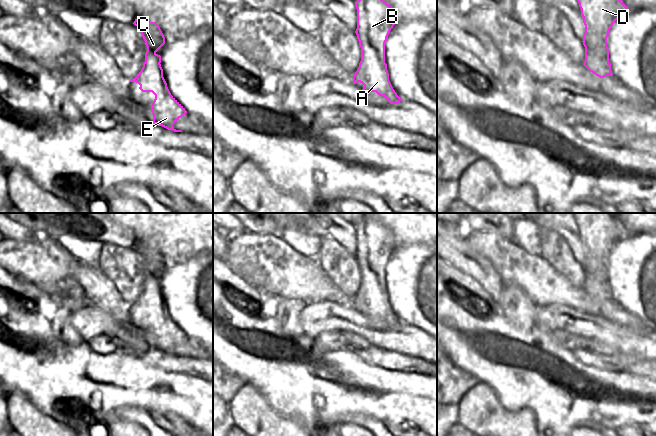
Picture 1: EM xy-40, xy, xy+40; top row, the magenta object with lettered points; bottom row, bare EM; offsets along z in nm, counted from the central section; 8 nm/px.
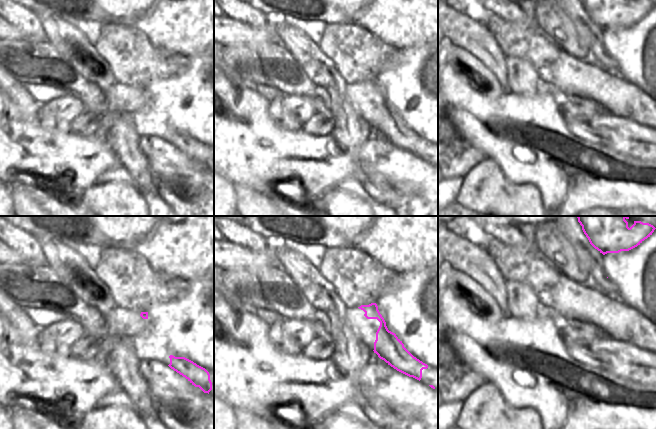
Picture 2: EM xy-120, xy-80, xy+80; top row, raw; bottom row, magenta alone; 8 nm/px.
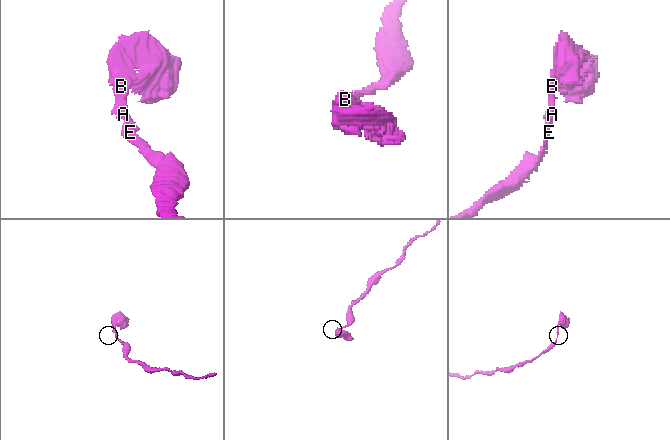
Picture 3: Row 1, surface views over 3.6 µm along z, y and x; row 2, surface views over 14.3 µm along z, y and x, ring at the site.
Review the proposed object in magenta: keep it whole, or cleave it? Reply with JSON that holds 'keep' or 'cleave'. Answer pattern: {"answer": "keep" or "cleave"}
{"answer": "cleave"}

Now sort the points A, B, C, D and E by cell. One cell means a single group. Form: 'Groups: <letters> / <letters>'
Groups: A E / B C D.

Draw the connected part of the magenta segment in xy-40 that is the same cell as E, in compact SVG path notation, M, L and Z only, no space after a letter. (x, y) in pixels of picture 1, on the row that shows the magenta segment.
M155 53L152 55L150 62L143 63L141 71L130 82L138 83L142 92L152 92L155 95L151 105L152 124L162 126L174 132L182 132L181 130L176 130L173 125L187 111L171 95L163 77L163 69Z

